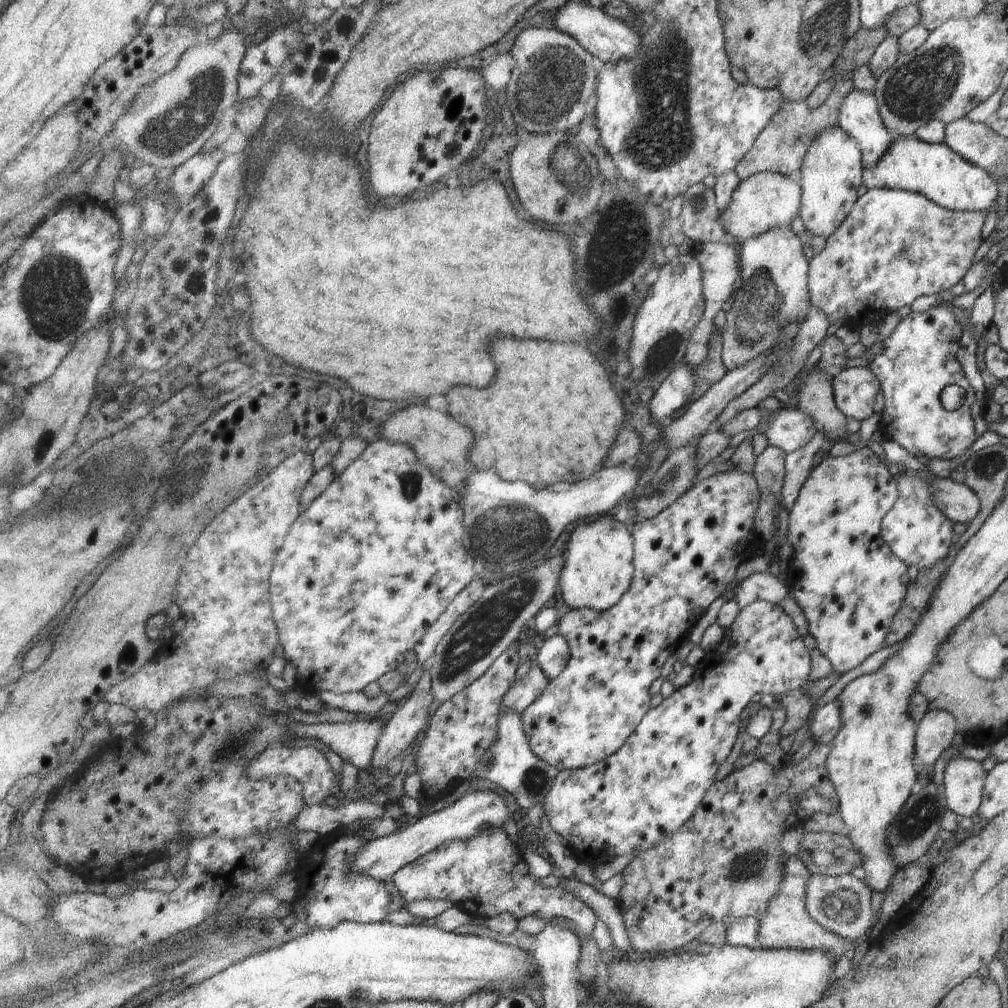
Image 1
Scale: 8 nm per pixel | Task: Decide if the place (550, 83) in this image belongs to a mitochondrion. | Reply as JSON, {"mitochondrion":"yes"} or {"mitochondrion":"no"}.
{"mitochondrion":"yes"}

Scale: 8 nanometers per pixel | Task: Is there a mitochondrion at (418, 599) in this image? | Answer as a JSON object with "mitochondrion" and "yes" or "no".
{"mitochondrion":"no"}

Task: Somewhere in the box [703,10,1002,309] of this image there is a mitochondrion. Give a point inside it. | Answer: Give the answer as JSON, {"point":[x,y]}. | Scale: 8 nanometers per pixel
{"point":[919,88]}

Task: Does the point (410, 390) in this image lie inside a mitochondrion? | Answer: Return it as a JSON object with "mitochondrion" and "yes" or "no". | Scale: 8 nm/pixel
{"mitochondrion":"no"}

